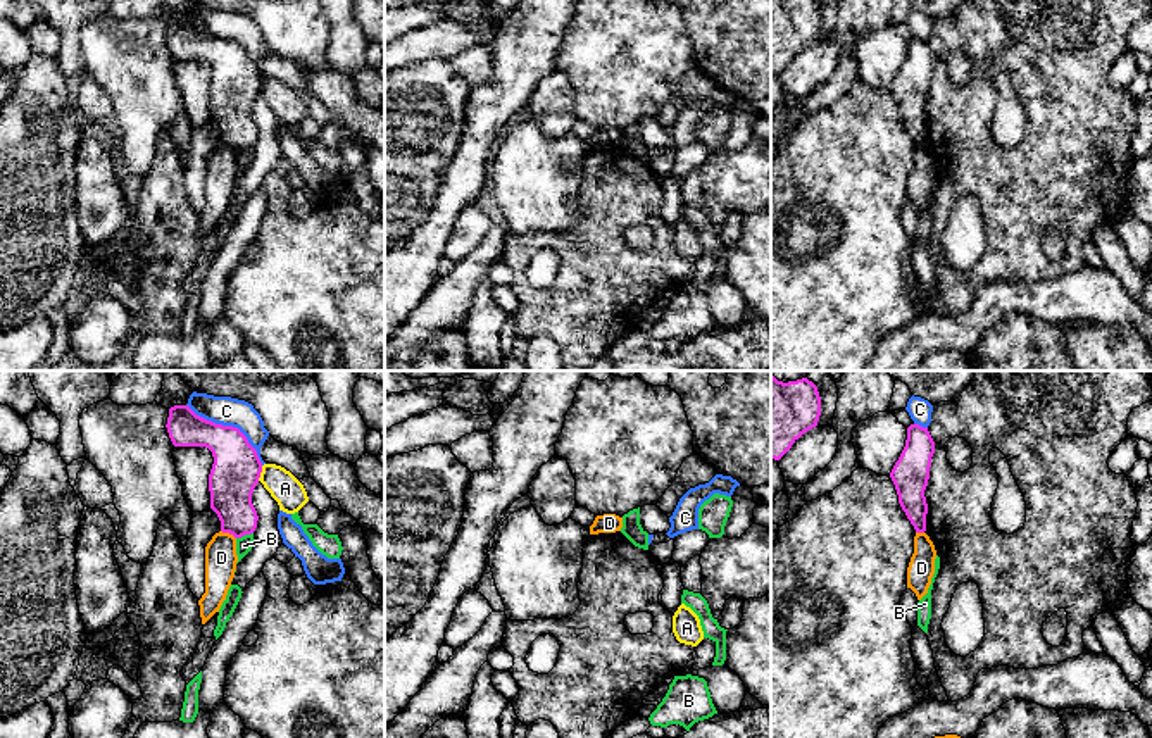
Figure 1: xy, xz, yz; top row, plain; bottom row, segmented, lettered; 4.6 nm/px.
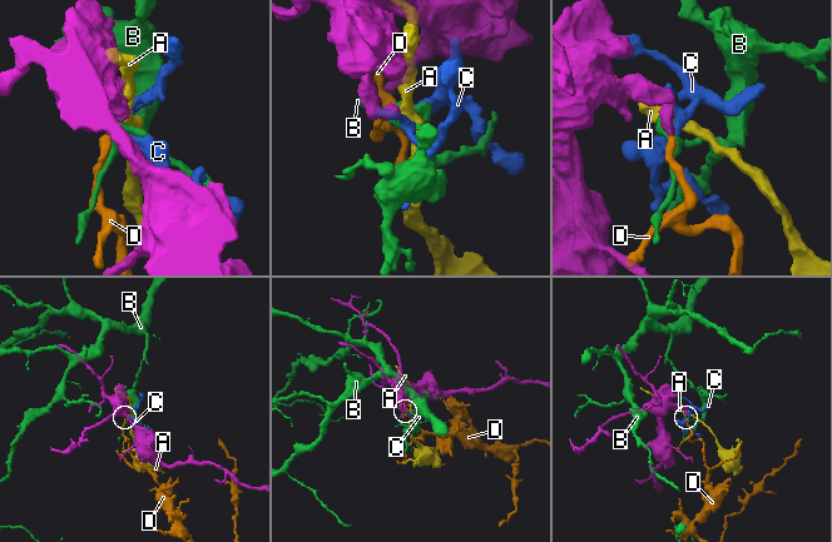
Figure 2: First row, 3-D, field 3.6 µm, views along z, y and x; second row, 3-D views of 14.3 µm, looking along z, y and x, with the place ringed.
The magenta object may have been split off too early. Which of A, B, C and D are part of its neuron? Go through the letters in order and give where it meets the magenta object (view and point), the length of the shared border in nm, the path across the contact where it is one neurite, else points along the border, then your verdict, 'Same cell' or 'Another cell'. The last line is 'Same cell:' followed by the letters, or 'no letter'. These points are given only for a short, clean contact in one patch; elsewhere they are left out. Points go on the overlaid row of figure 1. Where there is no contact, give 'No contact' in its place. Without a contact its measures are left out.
A: Touches magenta at xy (261, 471). Shared border 80 nm. Another cell
B: Touches magenta at xy (244, 535). Shared border 90 nm. Boundary: xy (252, 531), (237, 538). Another cell
C: Touches magenta at xy (230, 426). Shared border 460 nm. Another cell
D: Touches magenta at xy (228, 531). Shared border 80 nm. Boundary: xy (221, 530), (235, 538). Another cell
Same cell: no letter

